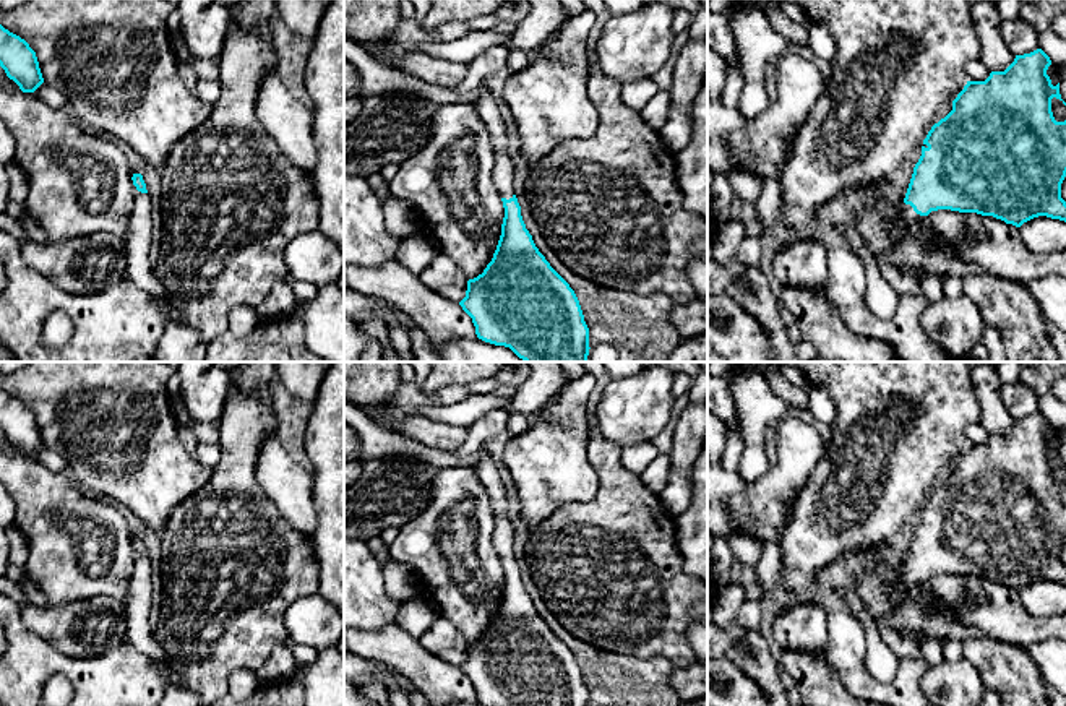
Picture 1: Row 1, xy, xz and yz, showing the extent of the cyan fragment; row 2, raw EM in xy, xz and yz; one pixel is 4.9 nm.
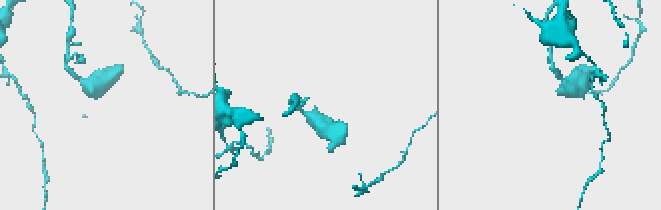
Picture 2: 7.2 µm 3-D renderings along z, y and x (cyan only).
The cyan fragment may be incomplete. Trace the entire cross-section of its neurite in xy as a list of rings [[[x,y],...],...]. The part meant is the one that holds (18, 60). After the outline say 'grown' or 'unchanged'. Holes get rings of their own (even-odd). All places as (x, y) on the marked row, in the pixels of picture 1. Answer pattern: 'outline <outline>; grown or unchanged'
outline [[[0,24],[0,67],[23,93],[34,93],[42,83],[36,52],[19,36]]]; unchanged

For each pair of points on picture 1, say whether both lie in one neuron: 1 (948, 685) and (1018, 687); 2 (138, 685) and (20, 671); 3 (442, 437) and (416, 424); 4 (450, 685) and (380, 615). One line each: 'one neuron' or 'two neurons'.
1: two neurons
2: one neuron
3: one neuron
4: two neurons

